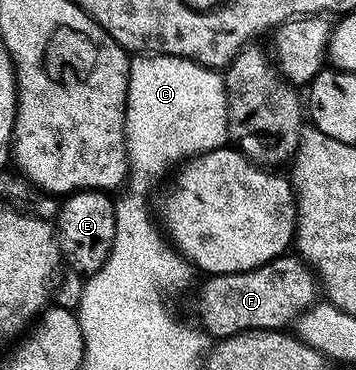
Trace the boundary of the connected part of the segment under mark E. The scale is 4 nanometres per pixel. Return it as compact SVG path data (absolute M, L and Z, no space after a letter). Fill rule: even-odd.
M76 190L66 195L59 204L57 219L57 237L64 263L72 271L82 275L95 274L109 260L113 248L113 236L117 232L115 215L116 199L102 190Z

